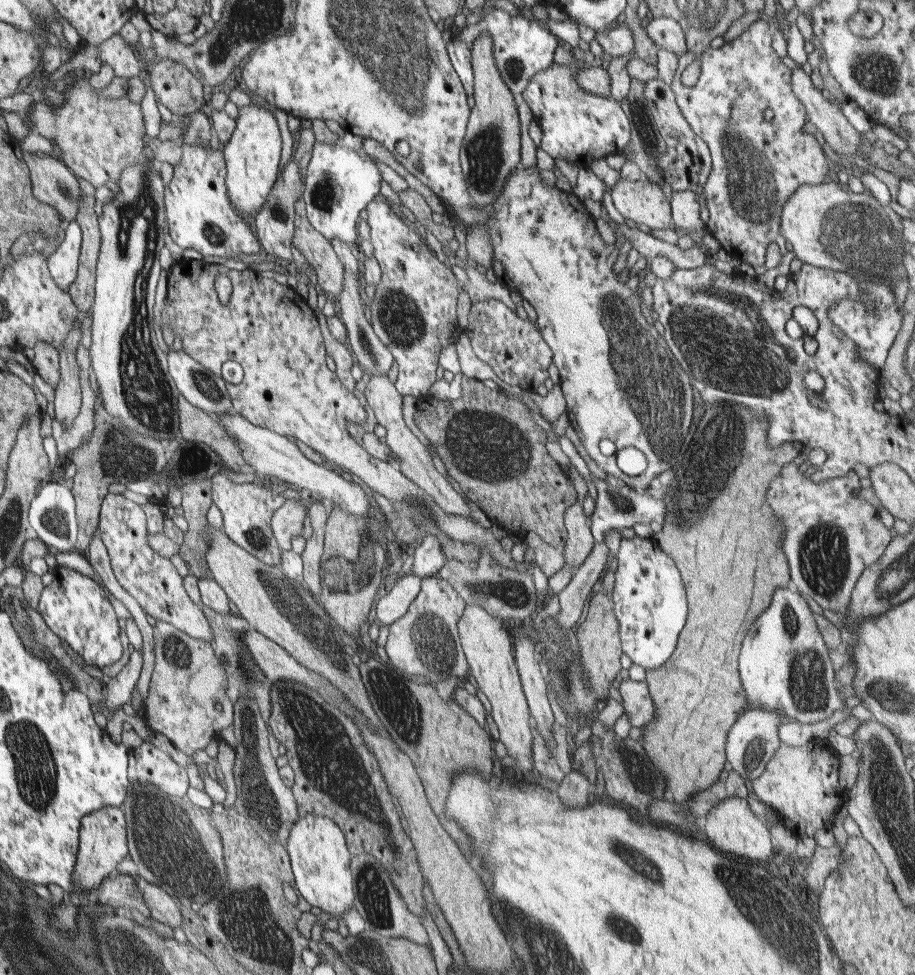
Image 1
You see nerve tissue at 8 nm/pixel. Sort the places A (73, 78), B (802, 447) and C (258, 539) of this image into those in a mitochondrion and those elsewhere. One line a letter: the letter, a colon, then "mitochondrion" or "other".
A: other
B: other
C: mitochondrion

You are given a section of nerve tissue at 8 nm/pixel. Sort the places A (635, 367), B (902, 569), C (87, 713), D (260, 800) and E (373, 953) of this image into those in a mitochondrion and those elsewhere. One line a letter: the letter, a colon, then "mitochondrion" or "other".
A: mitochondrion
B: mitochondrion
C: other
D: mitochondrion
E: mitochondrion

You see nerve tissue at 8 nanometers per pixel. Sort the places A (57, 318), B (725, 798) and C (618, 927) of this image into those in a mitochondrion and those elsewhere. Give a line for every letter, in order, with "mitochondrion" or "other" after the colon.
A: other
B: other
C: mitochondrion

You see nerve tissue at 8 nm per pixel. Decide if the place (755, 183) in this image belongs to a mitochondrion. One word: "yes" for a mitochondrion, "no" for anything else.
yes

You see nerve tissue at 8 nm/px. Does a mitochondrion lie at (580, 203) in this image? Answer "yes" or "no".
no

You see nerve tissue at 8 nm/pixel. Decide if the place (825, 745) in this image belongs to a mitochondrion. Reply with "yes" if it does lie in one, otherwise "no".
no

